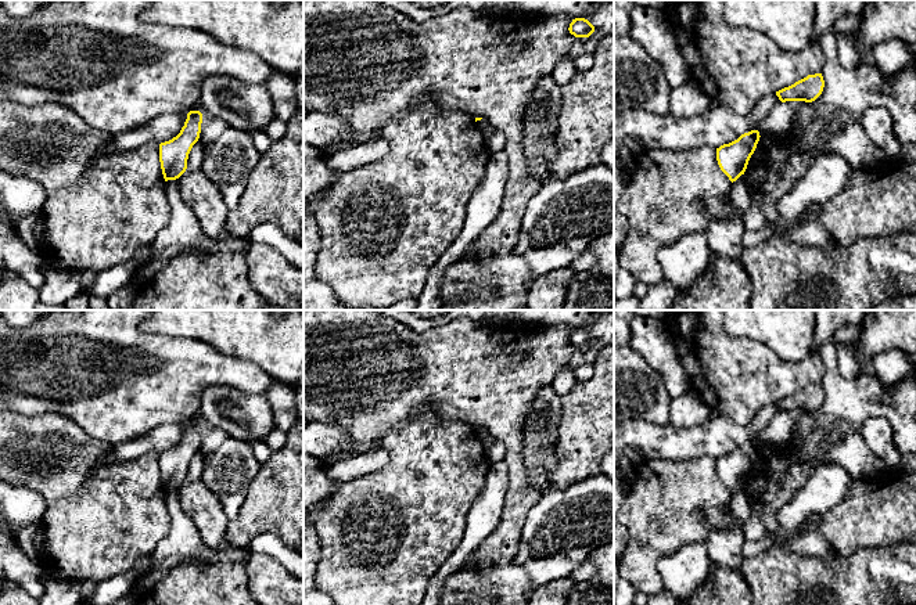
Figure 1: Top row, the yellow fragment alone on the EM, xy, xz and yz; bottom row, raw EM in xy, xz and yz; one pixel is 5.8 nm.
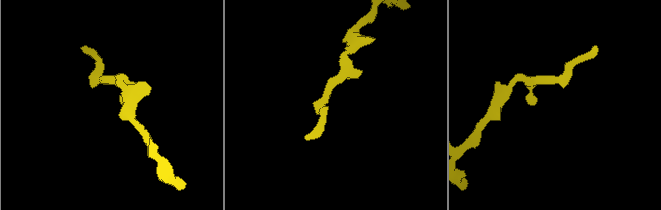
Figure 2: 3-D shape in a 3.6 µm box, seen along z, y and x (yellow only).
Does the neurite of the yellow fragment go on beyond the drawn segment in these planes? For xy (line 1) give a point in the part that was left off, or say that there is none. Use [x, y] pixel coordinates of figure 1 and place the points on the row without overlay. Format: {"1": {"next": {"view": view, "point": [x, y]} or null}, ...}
{"1": {"next": null}}

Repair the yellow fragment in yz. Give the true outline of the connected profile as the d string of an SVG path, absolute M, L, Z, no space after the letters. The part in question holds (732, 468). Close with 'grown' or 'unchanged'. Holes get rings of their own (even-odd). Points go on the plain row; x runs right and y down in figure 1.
M751 440L741 444L737 450L716 458L718 475L732 493L744 485L759 447L758 440Z; unchanged

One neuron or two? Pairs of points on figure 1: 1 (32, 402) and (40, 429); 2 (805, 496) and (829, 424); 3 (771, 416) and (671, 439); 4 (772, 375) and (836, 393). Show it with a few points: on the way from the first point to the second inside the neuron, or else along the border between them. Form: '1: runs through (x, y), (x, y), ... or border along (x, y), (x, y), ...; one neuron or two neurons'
1: border along (14, 411), (22, 416), (58, 413), (68, 418); two neurons
2: runs through (823, 478), (829, 472), (829, 442); one neuron
3: runs through (746, 434), (696, 439); one neuron
4: border along (818, 352), (823, 366), (822, 382); two neurons

